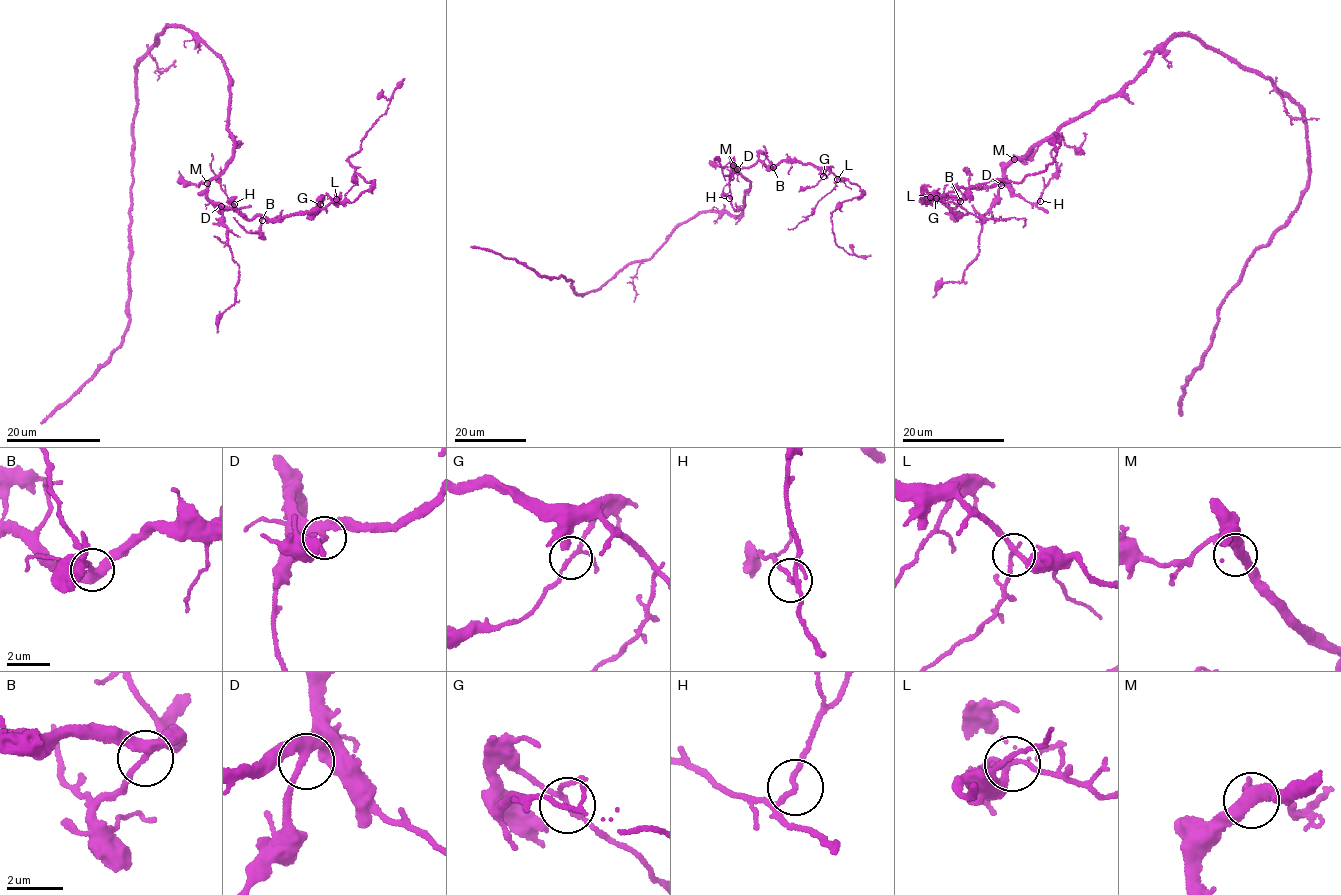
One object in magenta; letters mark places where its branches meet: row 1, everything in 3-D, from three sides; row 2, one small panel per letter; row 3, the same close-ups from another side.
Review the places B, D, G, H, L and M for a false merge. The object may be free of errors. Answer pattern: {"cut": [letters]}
{"cut": []}

